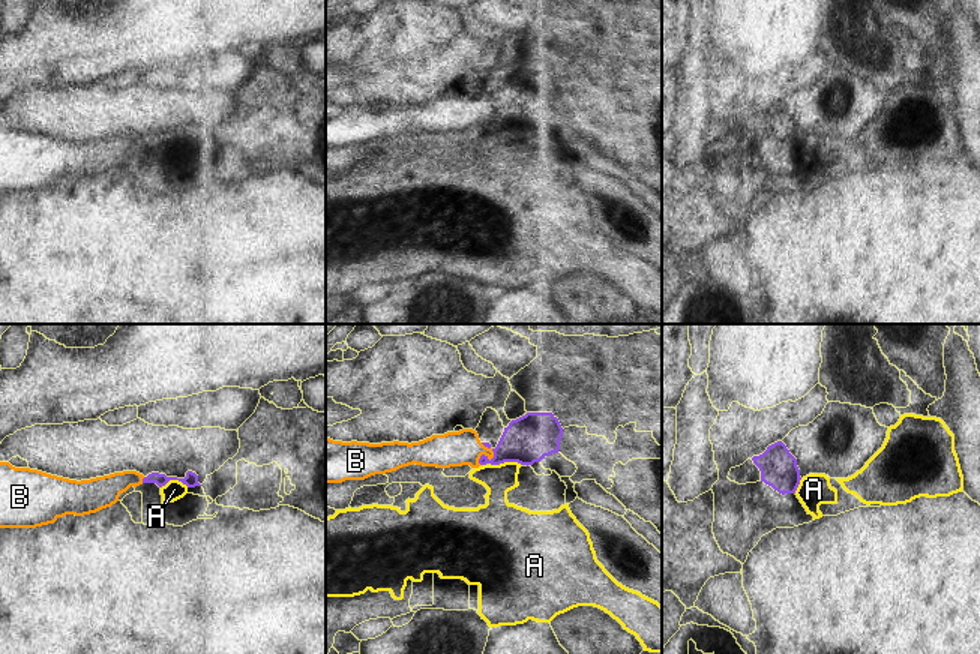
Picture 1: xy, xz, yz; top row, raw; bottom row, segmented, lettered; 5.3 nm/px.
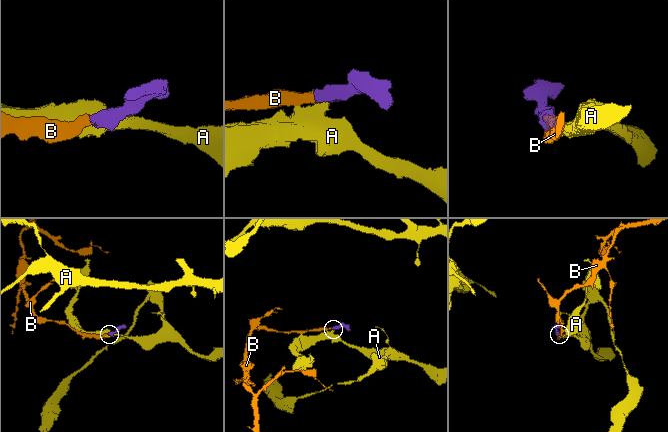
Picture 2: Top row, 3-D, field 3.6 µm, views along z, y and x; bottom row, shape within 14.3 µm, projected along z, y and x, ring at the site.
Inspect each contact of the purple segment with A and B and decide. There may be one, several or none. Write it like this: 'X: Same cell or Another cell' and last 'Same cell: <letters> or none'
A: Another cell
B: Same cell
Same cell: B

